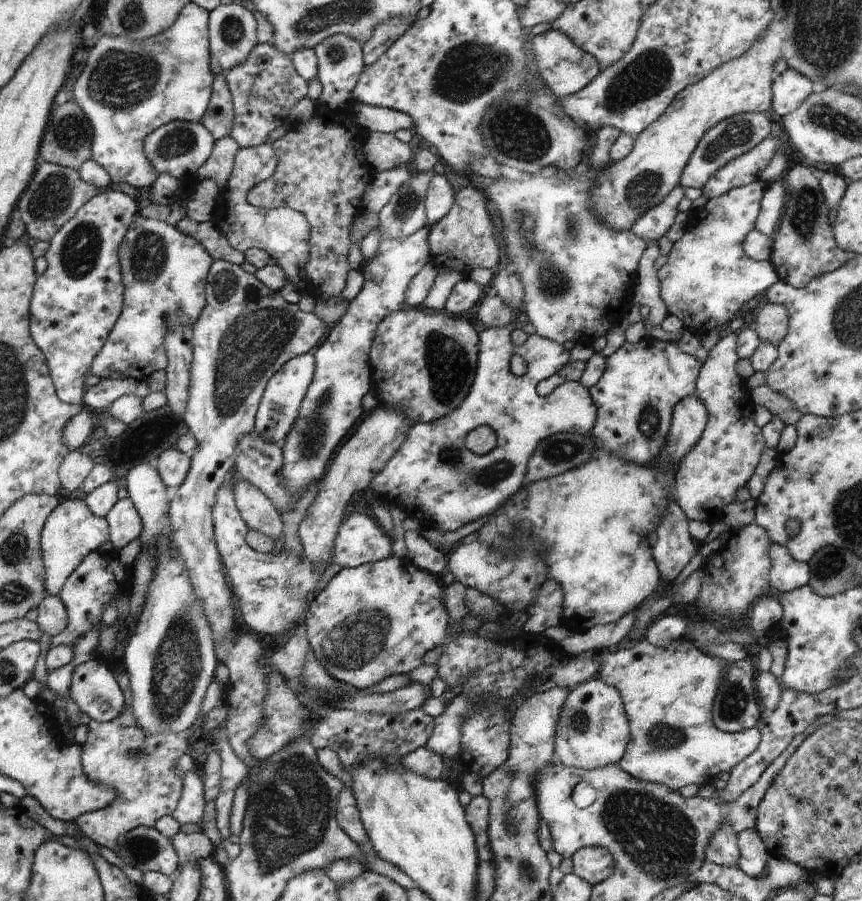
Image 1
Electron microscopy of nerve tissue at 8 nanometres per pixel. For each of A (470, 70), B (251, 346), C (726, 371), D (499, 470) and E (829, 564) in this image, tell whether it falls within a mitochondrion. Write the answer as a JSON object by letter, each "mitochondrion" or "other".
{"A":"mitochondrion","B":"mitochondrion","C":"other","D":"mitochondrion","E":"mitochondrion"}

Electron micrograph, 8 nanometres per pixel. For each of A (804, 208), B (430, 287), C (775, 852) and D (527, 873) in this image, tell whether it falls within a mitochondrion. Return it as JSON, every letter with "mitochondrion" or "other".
{"A":"mitochondrion","B":"other","C":"other","D":"mitochondrion"}

